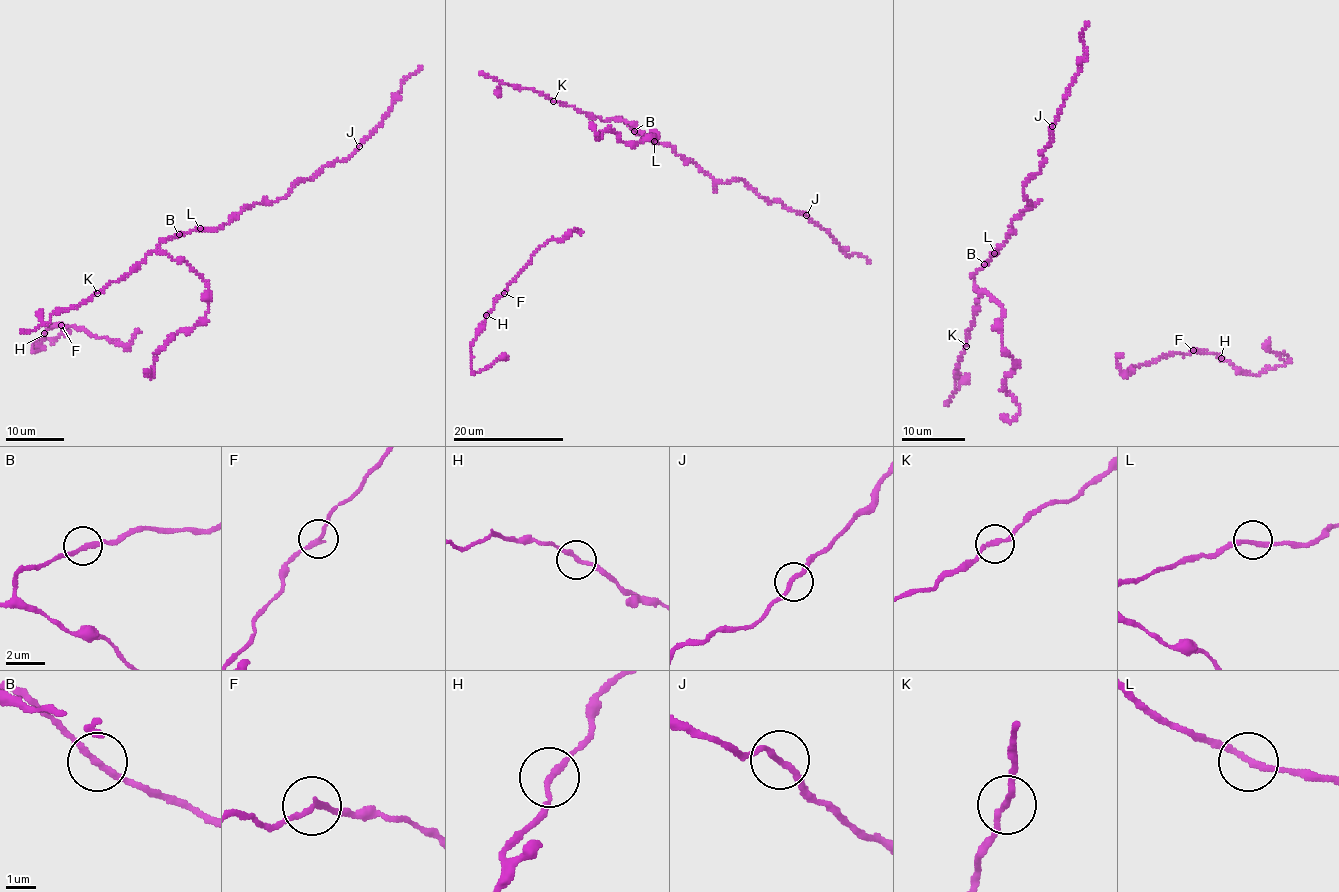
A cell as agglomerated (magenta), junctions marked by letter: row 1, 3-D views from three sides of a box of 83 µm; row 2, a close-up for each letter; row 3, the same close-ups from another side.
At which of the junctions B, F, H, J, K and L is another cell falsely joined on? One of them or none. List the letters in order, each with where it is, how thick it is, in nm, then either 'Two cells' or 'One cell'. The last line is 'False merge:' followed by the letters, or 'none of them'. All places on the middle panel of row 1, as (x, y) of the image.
B: Place: (634, 131). Thickness 200 nm. One cell
F: Place: (504, 293). Thickness 200 nm. One cell
H: Place: (486, 315). Thickness 200 nm. One cell
J: Place: (806, 215). Thickness 200 nm. One cell
K: Place: (553, 101). Thickness 200 nm. One cell
L: Place: (654, 141). Thickness 200 nm. One cell
False merge: none of them

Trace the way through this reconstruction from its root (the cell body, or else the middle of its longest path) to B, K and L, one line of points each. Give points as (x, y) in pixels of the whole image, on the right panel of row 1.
B: (999, 319), (1003, 316), (1002, 306), (987, 293), (977, 291), (972, 278), (984, 264)
K: (999, 319), (1003, 316), (1002, 306), (987, 293), (981, 294), (975, 288), (977, 311), (968, 331), (966, 346)
L: (999, 319), (1003, 316), (1002, 306), (987, 293), (977, 291), (971, 276), (994, 253)

